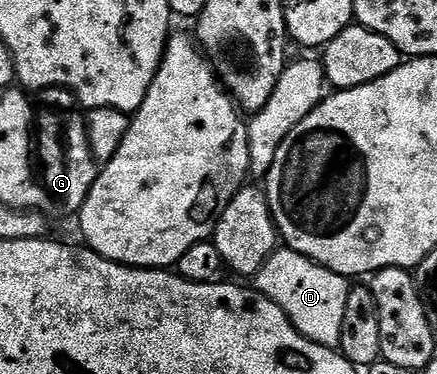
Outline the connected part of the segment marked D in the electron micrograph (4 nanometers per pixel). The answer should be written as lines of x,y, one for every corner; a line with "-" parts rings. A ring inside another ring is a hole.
283,245
272,253
265,265
261,265
261,269
253,277
253,287
277,304
306,339
317,345
338,348
341,341
341,321
345,318
345,301
352,289
348,276
333,273
317,265
309,257

